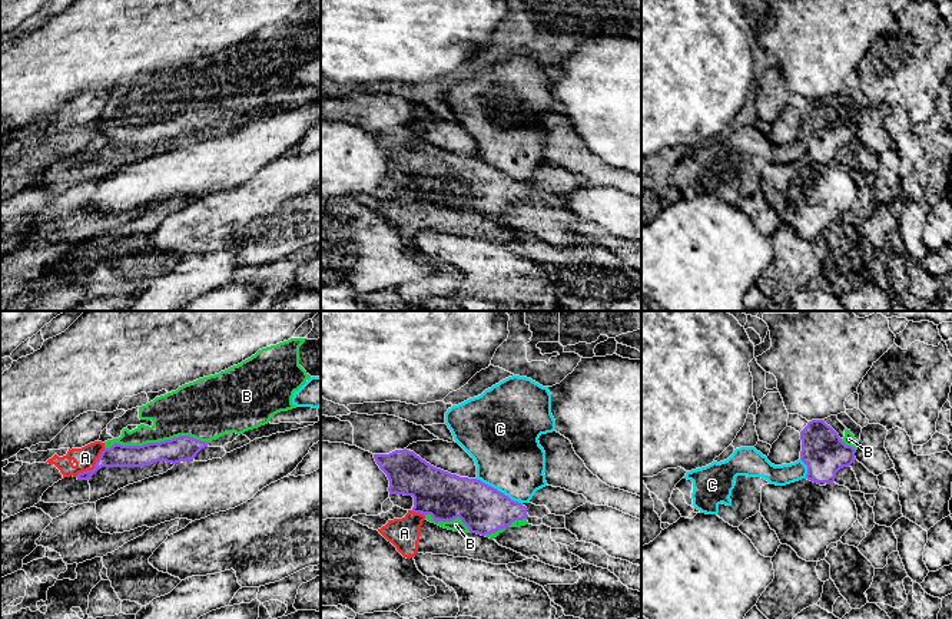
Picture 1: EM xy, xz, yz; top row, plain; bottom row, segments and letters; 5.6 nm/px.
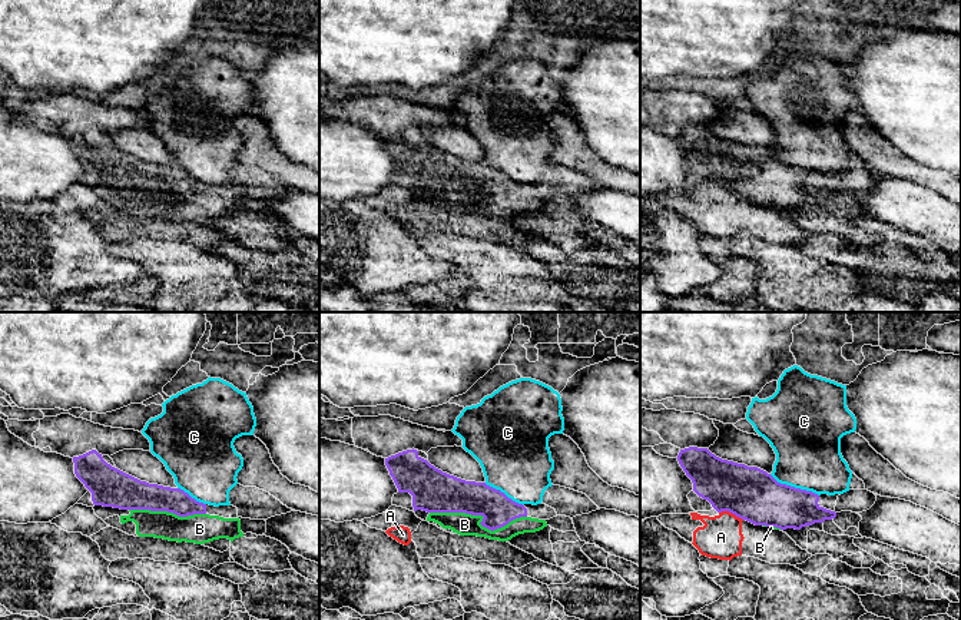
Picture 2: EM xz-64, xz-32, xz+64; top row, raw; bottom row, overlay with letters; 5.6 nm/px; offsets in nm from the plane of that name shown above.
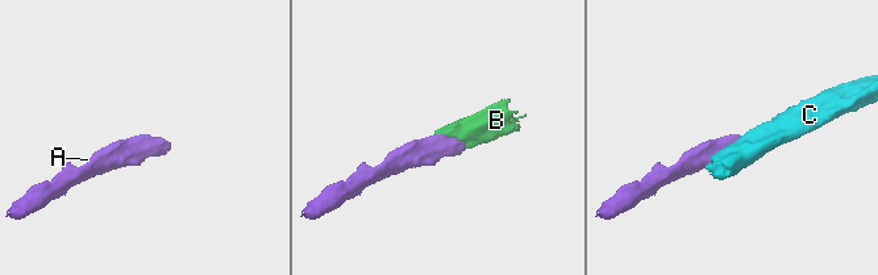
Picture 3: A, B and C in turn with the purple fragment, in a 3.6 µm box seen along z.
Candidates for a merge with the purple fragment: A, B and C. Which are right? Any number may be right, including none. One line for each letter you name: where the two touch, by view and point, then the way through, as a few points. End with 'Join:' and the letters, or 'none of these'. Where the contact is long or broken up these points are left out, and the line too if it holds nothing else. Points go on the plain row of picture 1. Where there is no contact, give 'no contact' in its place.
B: xy (155, 122)
Join: B

